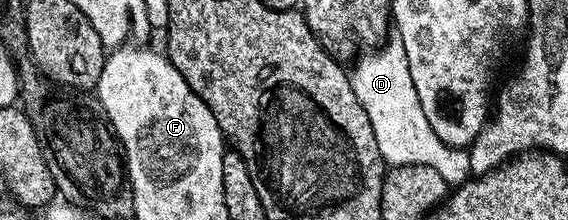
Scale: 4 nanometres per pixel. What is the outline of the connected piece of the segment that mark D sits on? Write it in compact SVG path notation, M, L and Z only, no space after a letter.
M390 38L384 45L365 53L357 68L352 68L351 78L355 97L359 97L363 109L367 109L367 117L371 117L375 142L386 164L395 167L431 165L431 169L439 169L440 175L451 185L460 185L470 178L468 150L448 147L441 141L435 129L431 129L431 121L427 121L423 105L419 105L419 93L415 93L415 85L411 81L411 69L407 65L401 38Z

